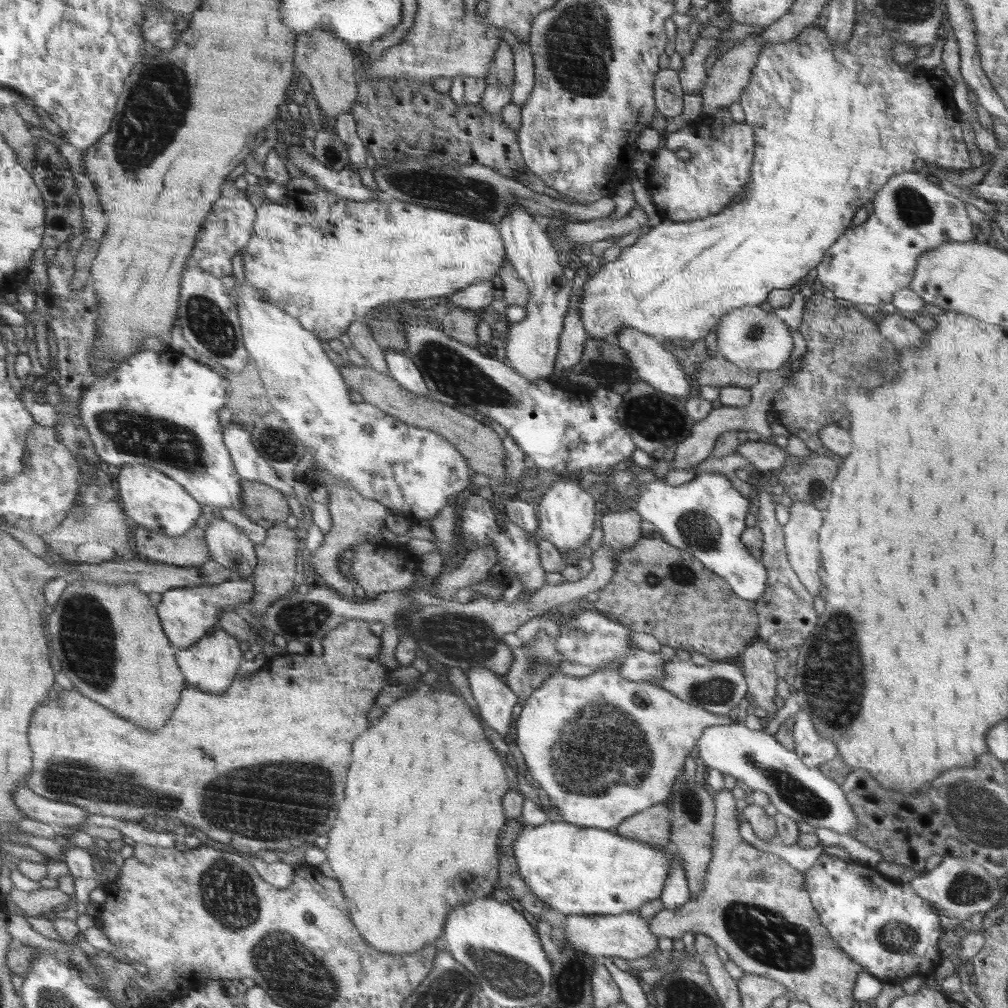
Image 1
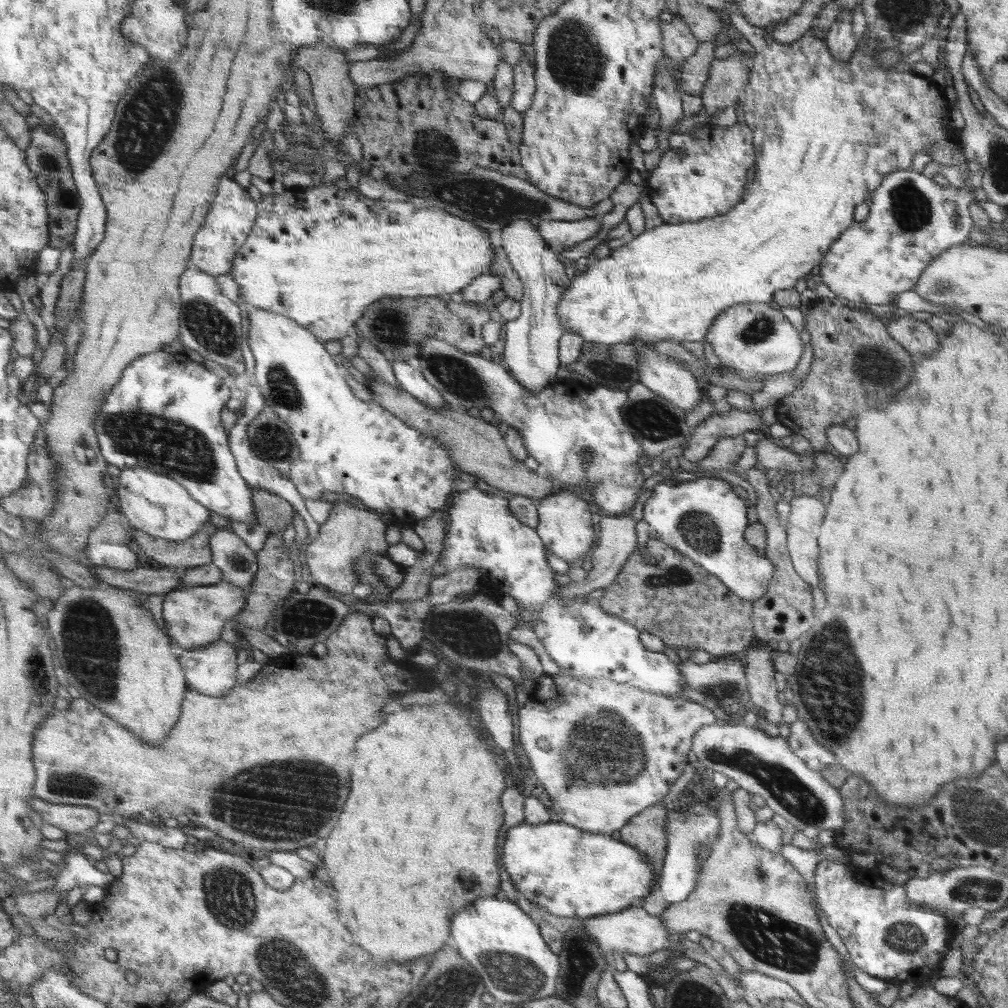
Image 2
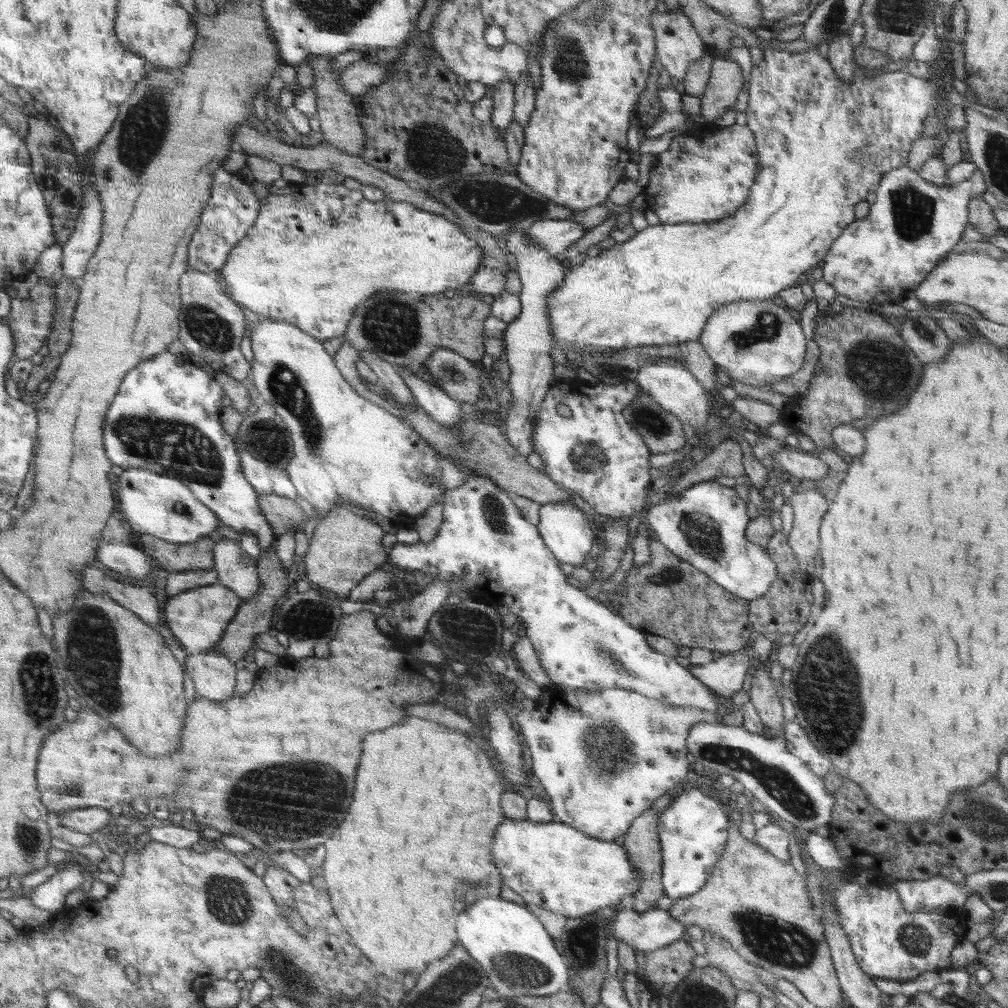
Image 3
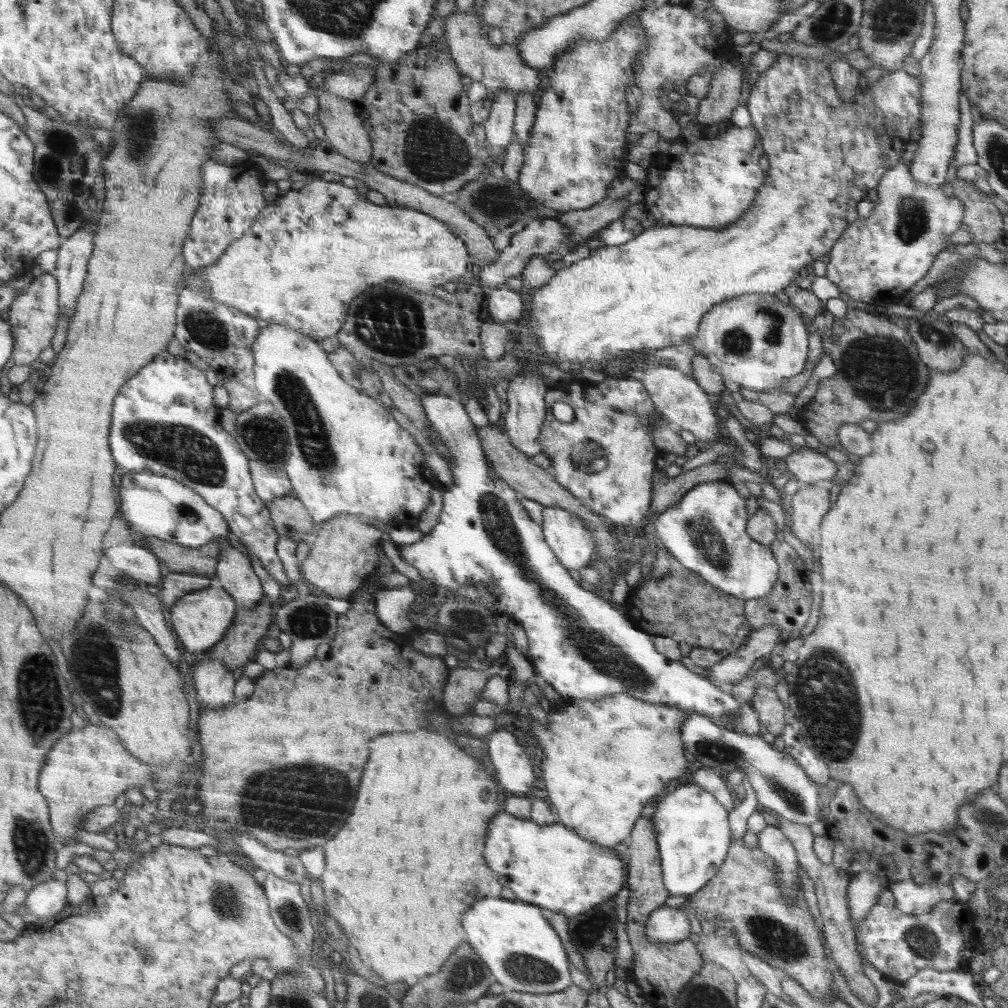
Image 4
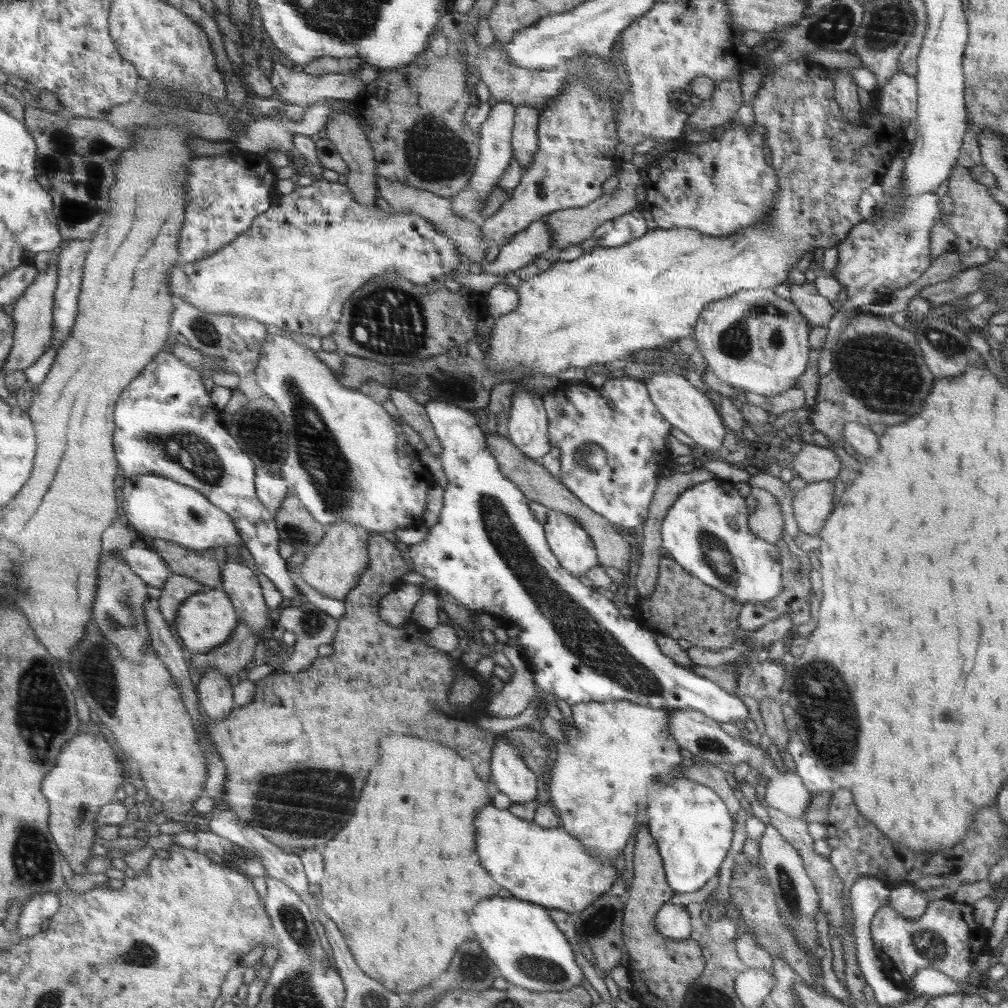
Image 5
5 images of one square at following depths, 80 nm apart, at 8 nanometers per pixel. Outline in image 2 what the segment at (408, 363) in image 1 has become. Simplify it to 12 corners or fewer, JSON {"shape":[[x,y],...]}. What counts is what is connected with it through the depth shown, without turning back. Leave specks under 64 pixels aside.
{"shape":[[394,359],[397,384],[433,409],[449,408],[444,395],[413,369]]}

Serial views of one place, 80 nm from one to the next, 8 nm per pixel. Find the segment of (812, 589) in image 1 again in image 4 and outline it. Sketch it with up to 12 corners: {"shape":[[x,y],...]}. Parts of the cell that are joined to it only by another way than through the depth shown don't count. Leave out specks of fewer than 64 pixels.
{"shape":[[823,483],[802,485],[792,499],[792,534],[821,545],[820,522],[832,509]]}

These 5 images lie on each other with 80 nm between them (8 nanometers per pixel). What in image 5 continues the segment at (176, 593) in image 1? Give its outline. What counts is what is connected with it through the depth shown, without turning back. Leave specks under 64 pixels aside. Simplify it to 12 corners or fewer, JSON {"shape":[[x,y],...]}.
{"shape":[[221,588],[201,590],[177,610],[191,653],[208,653],[240,620]]}

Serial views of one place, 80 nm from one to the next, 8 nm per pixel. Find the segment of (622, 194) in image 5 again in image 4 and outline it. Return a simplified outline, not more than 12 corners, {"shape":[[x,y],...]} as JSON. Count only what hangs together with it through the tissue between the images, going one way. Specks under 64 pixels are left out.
{"shape":[[606,198],[554,219],[579,241],[621,218],[629,206]]}

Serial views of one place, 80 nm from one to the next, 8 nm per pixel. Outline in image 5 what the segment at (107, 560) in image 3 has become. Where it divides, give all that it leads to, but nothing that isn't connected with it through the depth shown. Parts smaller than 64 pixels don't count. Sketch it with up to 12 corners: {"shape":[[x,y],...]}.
{"shape":[[148,544],[124,548],[120,557],[150,587],[172,575]]}

